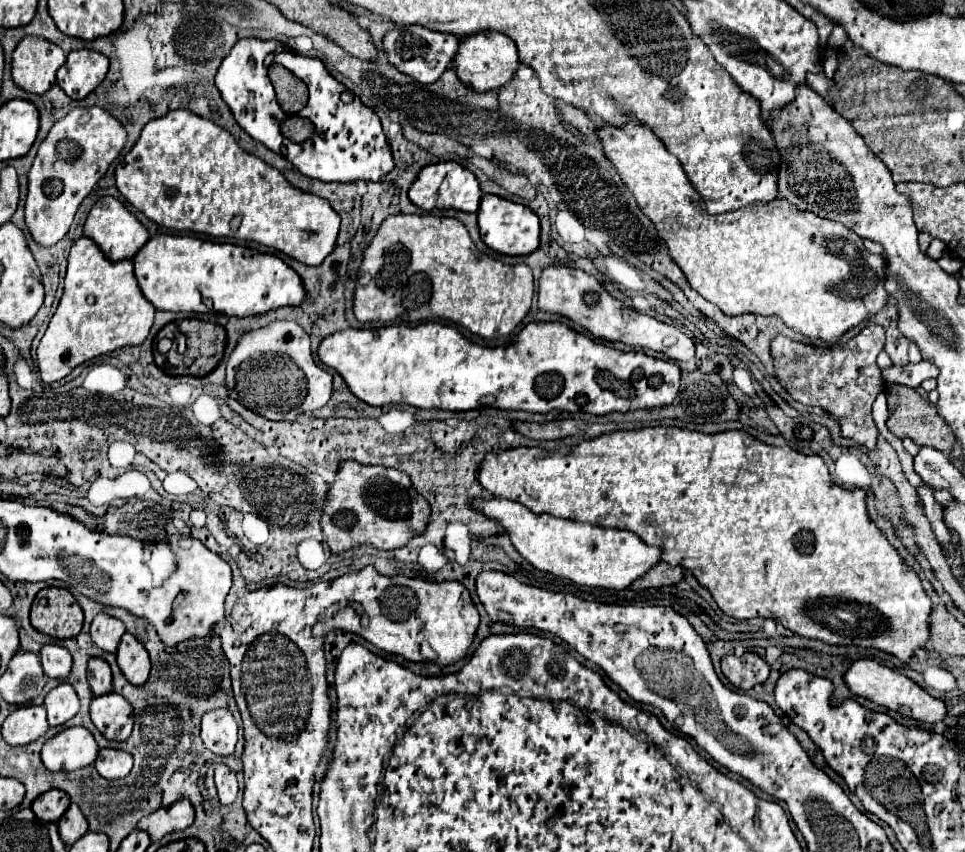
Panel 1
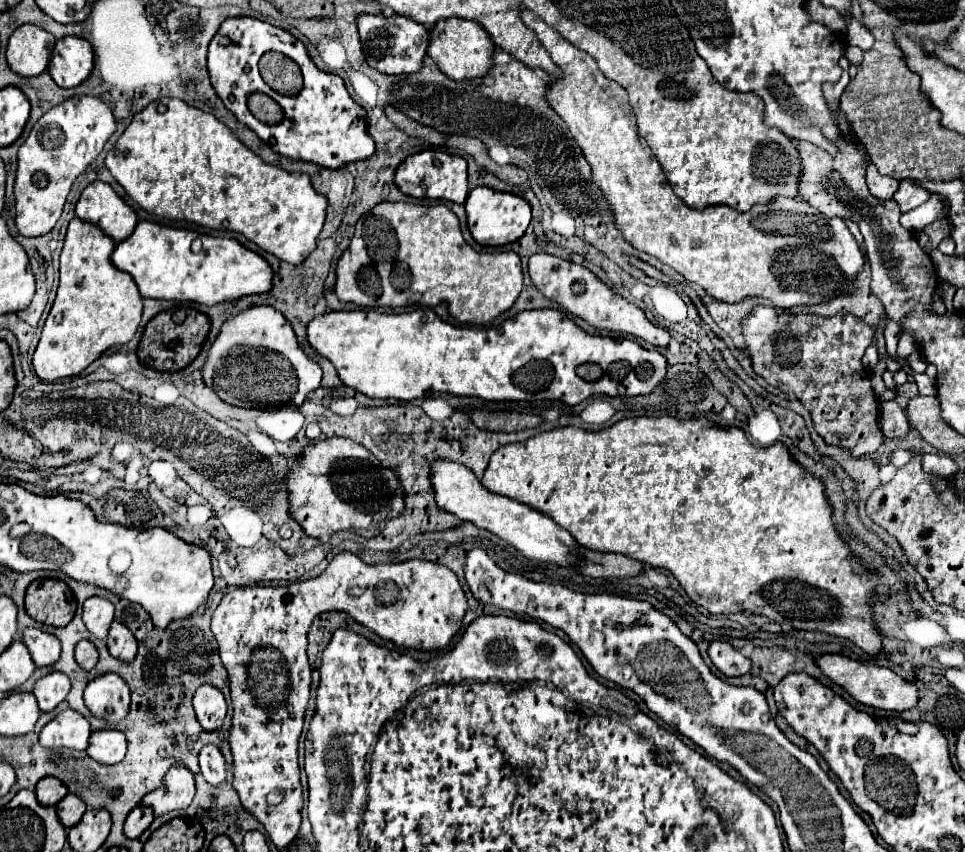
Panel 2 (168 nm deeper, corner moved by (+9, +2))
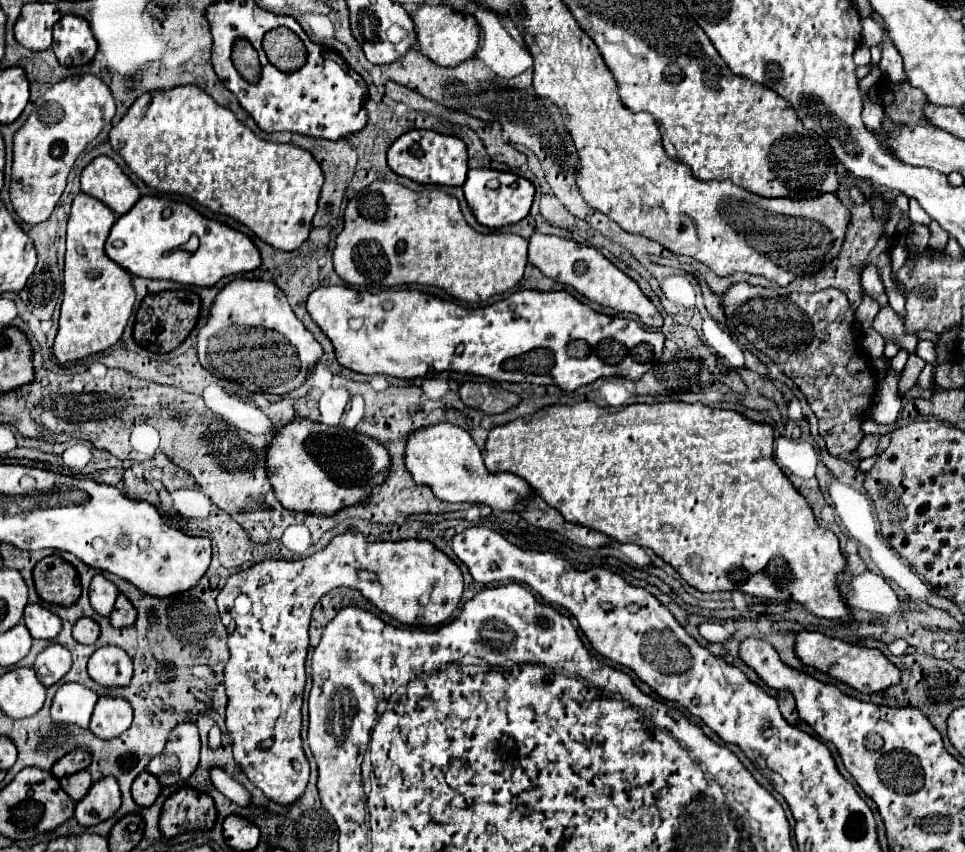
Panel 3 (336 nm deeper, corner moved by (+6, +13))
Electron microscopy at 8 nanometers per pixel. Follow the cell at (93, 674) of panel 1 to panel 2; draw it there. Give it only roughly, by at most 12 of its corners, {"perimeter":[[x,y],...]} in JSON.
{"perimeter":[[82,640],[76,646],[80,668],[92,670],[98,662],[98,650]]}

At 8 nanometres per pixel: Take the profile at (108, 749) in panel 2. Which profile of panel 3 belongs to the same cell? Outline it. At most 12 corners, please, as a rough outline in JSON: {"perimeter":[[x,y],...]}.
{"perimeter":[[103,695],[95,705],[91,731],[119,737],[133,721],[127,699]]}

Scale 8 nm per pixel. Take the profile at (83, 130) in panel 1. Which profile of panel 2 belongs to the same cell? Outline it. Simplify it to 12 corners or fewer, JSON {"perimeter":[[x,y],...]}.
{"perimeter":[[92,96],[64,100],[18,150],[22,236],[56,226],[114,130]]}

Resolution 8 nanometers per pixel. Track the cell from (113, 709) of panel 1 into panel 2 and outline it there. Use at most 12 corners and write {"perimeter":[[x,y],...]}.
{"perimeter":[[118,674],[86,686],[96,718],[118,724],[128,716],[130,690]]}

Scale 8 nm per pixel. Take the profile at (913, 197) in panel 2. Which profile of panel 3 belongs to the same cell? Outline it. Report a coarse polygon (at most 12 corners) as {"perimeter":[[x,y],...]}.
{"perimeter":[[909,199],[909,218],[912,223],[927,226],[930,216],[915,199]]}

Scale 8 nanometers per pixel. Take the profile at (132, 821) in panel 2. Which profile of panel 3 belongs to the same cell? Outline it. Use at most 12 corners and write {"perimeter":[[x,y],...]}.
{"perimeter":[[139,773],[133,781],[133,799],[151,807],[161,793],[157,777]]}

